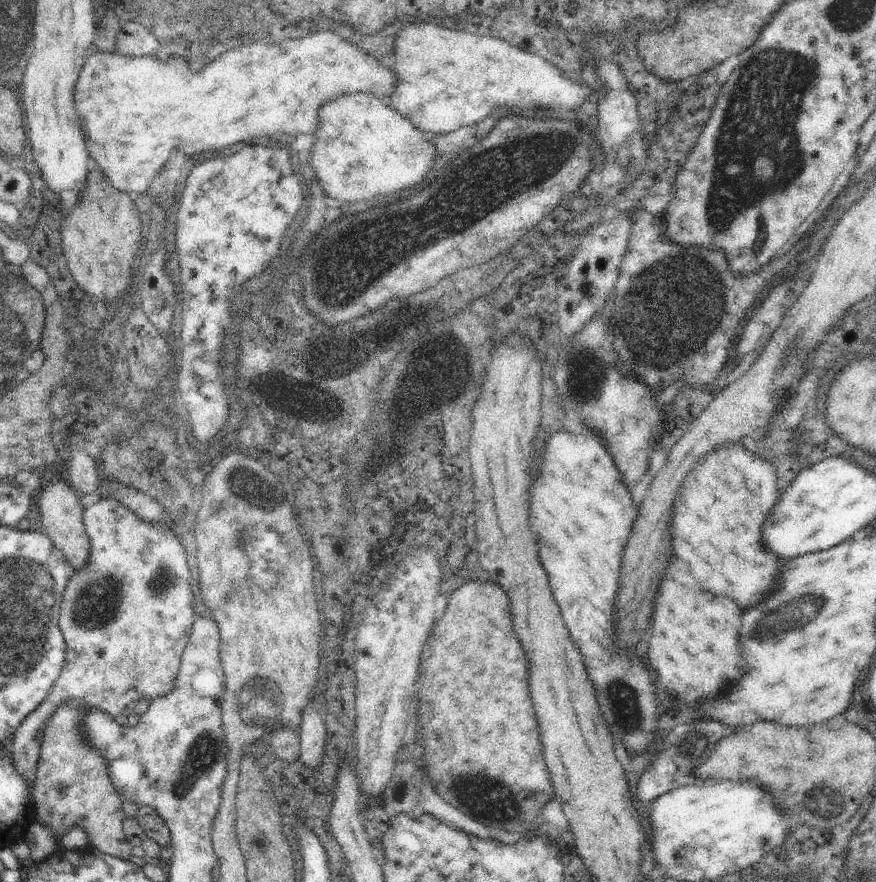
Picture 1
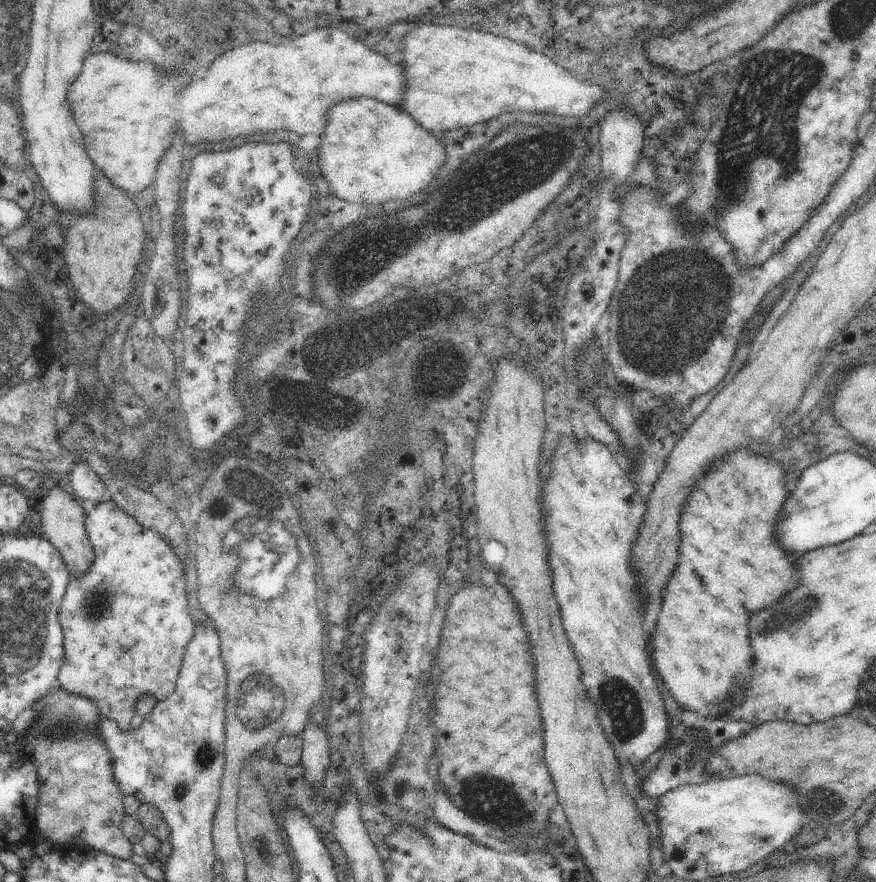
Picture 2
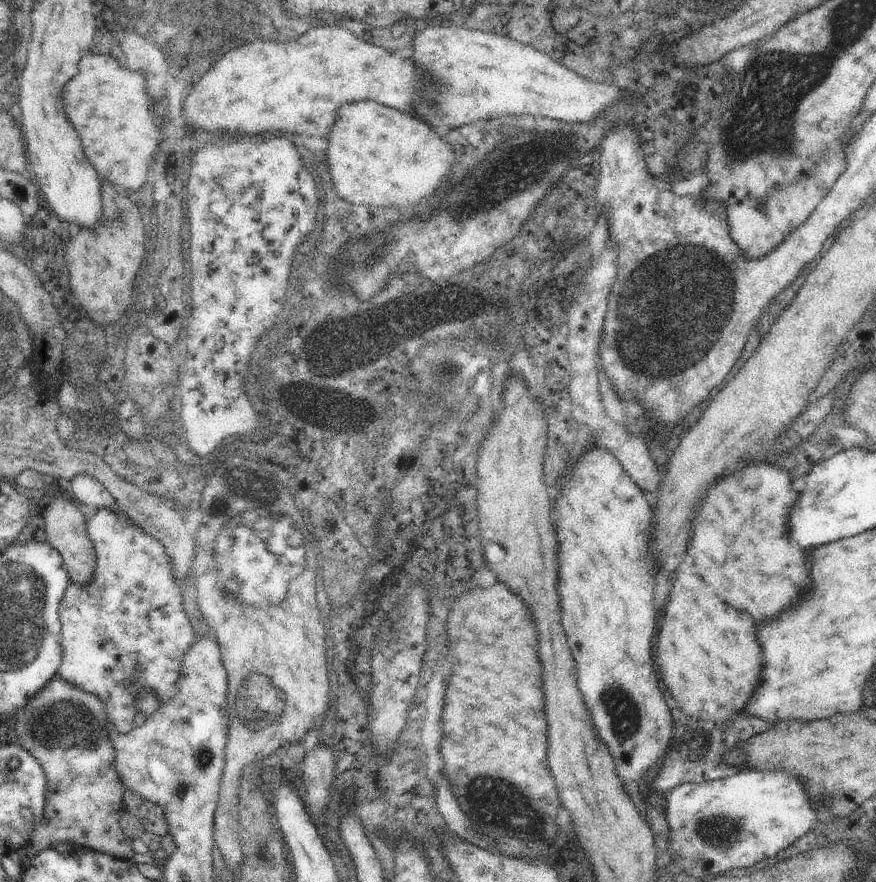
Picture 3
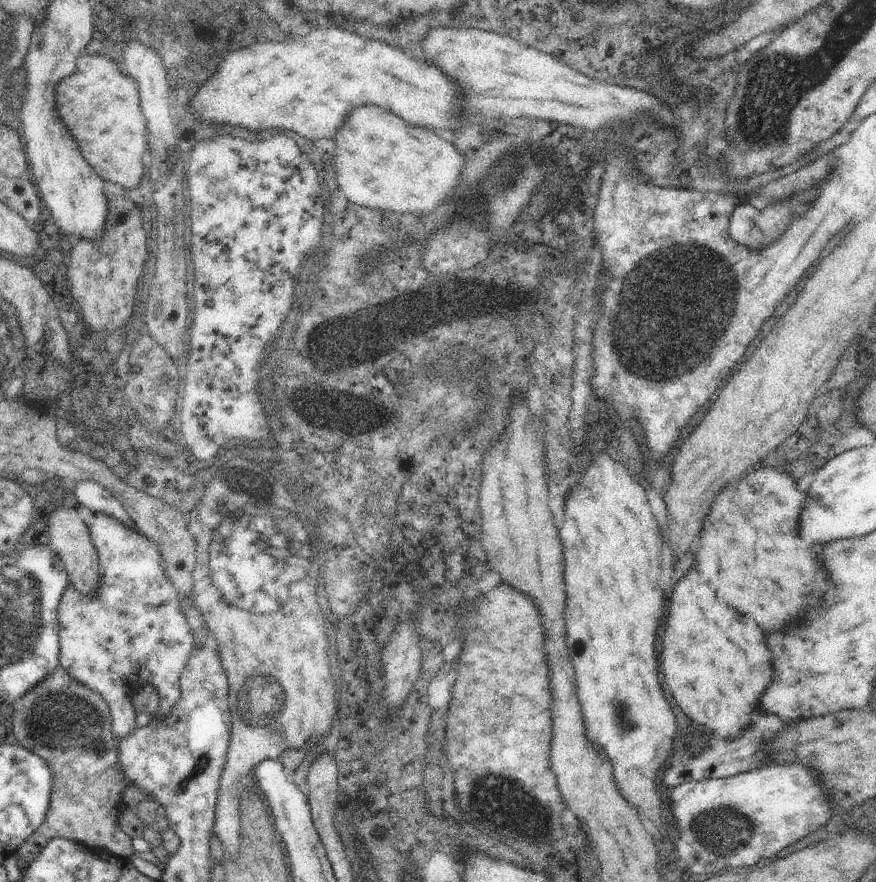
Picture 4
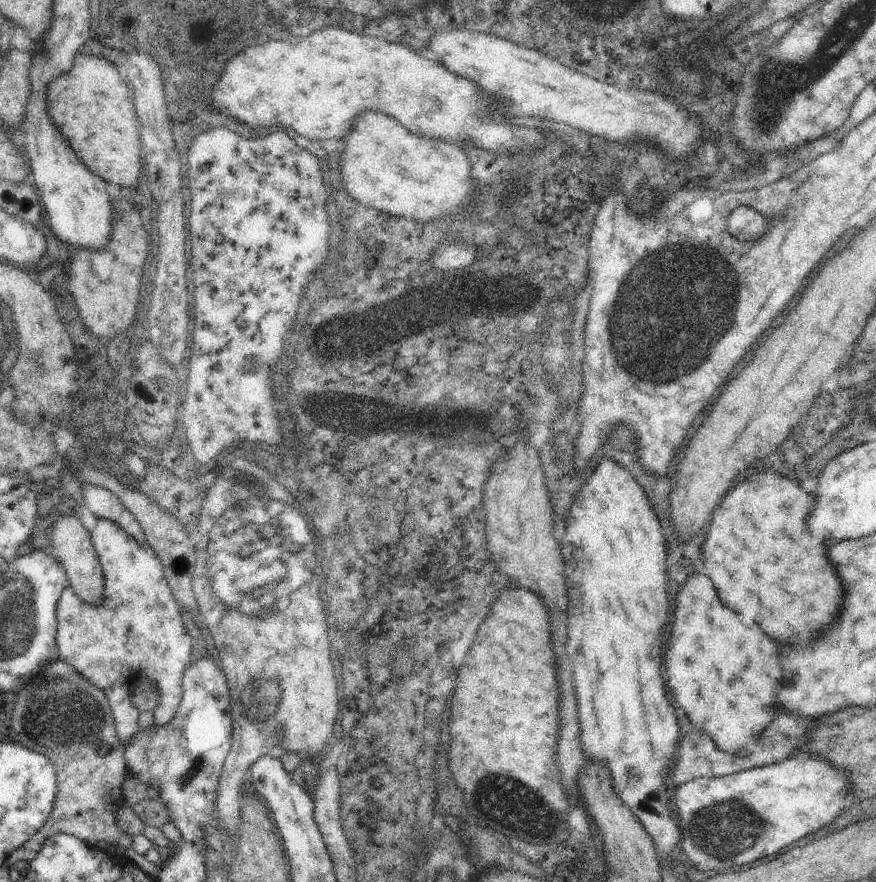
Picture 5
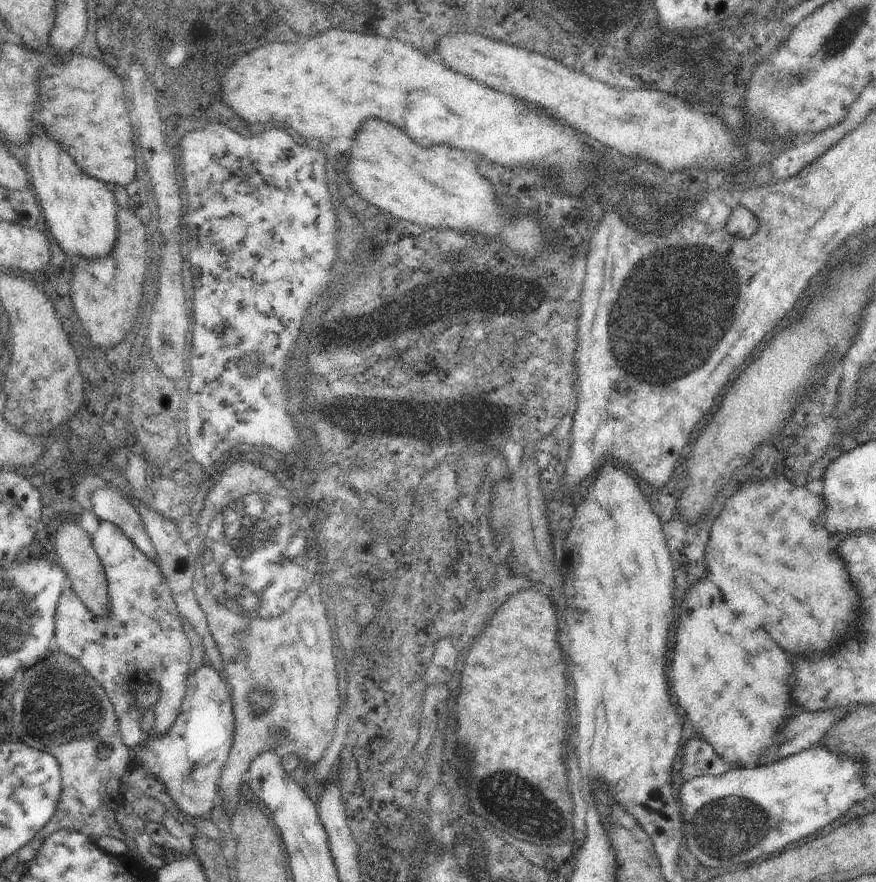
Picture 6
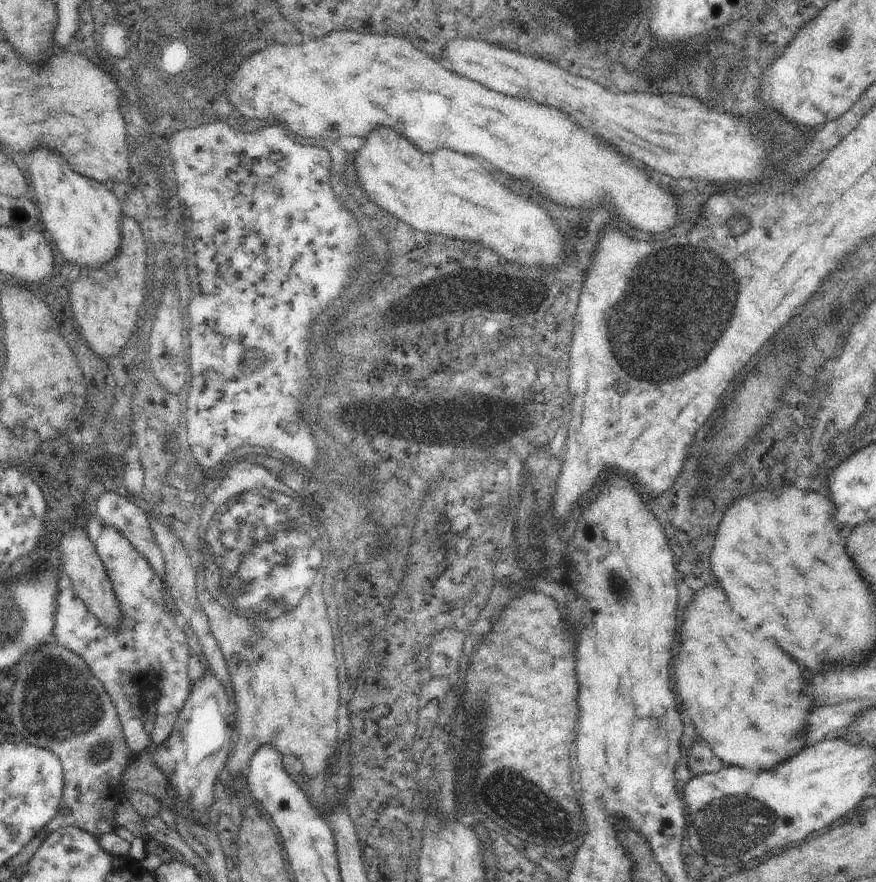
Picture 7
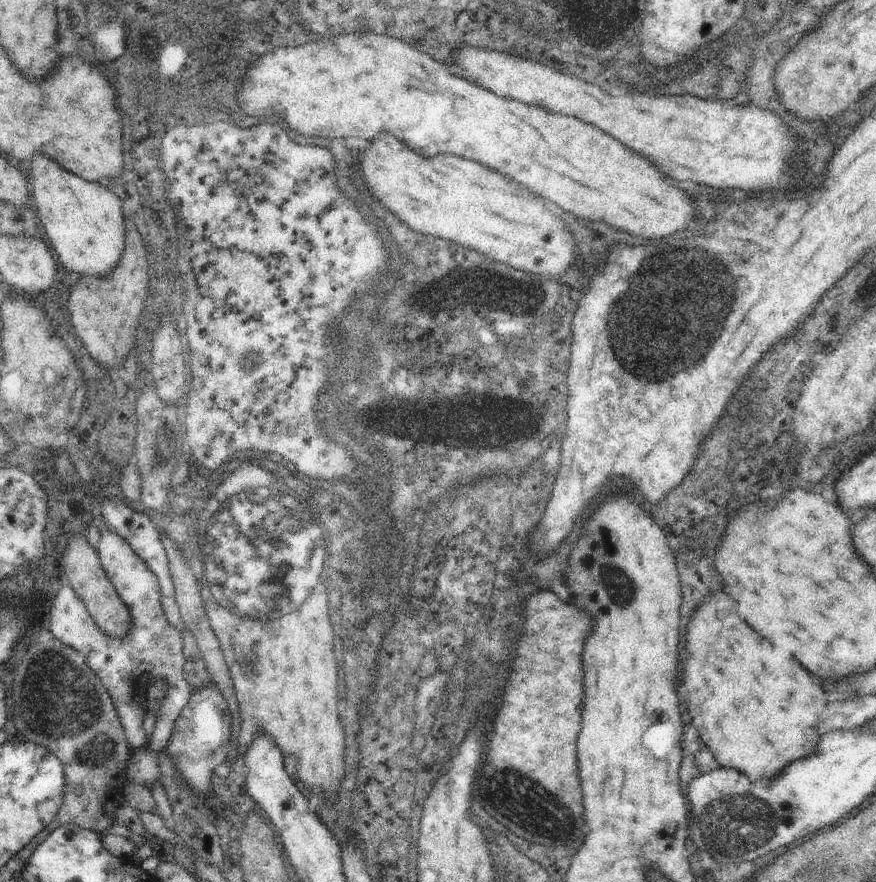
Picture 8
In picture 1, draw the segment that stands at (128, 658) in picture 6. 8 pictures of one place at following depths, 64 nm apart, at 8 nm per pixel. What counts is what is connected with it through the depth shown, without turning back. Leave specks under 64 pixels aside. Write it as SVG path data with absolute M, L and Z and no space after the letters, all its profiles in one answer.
M113 495L95 500L82 514L86 534L90 537L90 556L84 568L75 570L63 594L59 626L66 644L66 662L60 676L46 700L31 712L15 732L10 749L12 766L20 774L30 790L34 788L42 732L56 710L71 698L79 698L89 707L110 714L124 725L135 712L136 703L142 698L154 700L168 694L175 686L181 667L185 646L196 619L193 611L194 596L190 596L191 575L186 562L187 533L167 524L148 524L136 512L128 510Z

